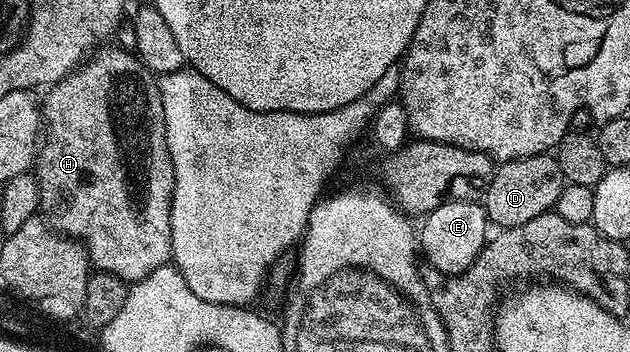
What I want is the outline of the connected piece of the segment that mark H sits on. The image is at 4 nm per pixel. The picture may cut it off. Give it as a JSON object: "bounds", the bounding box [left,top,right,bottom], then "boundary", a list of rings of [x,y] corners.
{"bounds":[36,44,174,284],"boundary":[[[110,44],[85,59],[81,66],[76,67],[68,76],[64,76],[64,80],[49,87],[45,94],[44,101],[41,103],[44,119],[44,141],[41,143],[36,159],[36,177],[40,188],[41,209],[49,217],[61,222],[62,227],[65,227],[66,230],[74,231],[75,234],[86,237],[91,260],[98,262],[99,266],[106,267],[112,276],[123,278],[127,284],[144,280],[144,276],[156,272],[156,268],[167,265],[172,258],[170,205],[174,191],[174,167],[166,147],[164,104],[160,104],[158,78],[150,73],[150,69],[139,60],[137,54],[122,50],[117,44]]]}

